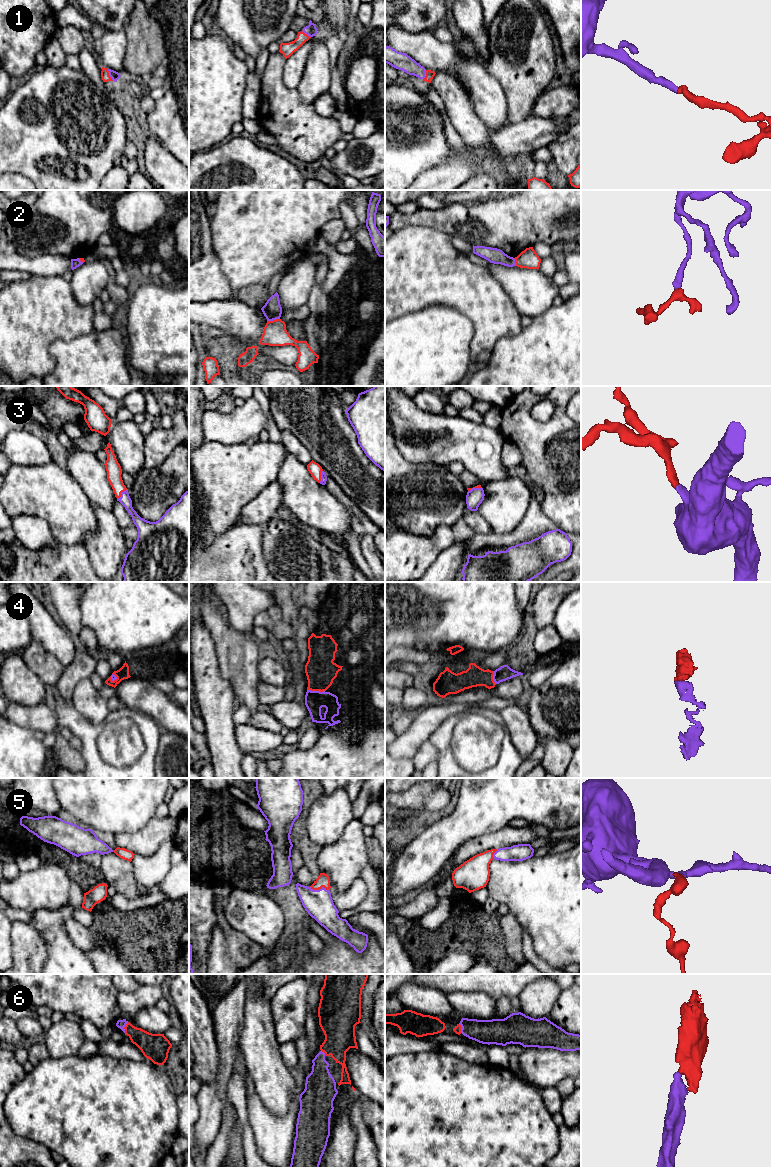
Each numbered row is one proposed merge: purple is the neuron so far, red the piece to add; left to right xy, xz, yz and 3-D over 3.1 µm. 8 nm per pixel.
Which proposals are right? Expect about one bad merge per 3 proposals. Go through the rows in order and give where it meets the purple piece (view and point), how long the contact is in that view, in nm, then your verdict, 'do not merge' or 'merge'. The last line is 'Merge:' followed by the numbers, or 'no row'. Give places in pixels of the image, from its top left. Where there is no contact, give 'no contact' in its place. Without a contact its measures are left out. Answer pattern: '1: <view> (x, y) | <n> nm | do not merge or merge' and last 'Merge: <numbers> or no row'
1: xy (109, 75) | 110 nm | merge
2: xz (273, 319) | 110 nm | do not merge
3: xy (121, 493) | 120 nm | merge
4: xz (316, 691) | 140 nm | merge
5: xz (320, 889) | 160 nm | merge
6: xy (124, 1026) | 90 nm | merge
Merge: 1, 3, 4, 5, 6

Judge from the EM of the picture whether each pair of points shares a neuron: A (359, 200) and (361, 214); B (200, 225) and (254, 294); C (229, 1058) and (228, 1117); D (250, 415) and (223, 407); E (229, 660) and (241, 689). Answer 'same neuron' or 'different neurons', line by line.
A: same neuron
B: same neuron
C: different neurons
D: different neurons
E: same neuron

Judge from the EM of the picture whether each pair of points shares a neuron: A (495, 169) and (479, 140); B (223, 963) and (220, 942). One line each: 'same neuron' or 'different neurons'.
A: same neuron
B: same neuron

